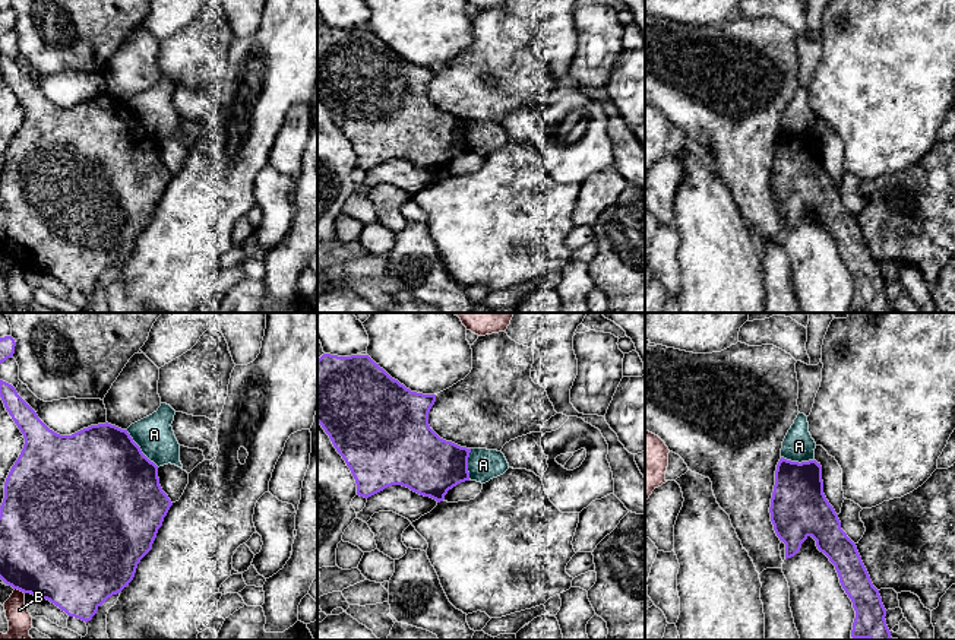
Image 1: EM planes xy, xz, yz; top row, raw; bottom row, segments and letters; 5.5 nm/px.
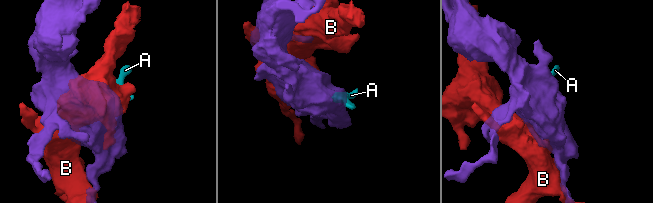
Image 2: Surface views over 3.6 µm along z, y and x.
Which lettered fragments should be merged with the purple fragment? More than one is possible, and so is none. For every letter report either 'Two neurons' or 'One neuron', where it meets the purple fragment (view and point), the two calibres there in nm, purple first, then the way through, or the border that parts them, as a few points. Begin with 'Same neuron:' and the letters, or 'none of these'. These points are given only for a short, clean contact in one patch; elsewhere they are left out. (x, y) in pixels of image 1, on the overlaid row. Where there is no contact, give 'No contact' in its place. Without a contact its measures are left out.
Same neuron: none of these
A: Two neurons. Touches purple at xy (139, 449). Thickness 500 nm (purple) against 220 nm. Boundary: xy (126, 430), (139, 449), (158, 466)
B: Two neurons. Touches purple at xy (19, 589). Thickness 500 nm (purple) against 130 nm

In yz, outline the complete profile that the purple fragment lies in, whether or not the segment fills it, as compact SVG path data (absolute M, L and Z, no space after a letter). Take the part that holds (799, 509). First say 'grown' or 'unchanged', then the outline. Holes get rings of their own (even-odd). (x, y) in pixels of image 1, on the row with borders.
unchanged; M780 459L771 498L771 522L785 544L785 560L794 557L812 536L835 565L839 583L853 602L853 639L891 640L886 609L861 561L856 544L841 529L834 507L823 494L822 466L816 460Z

